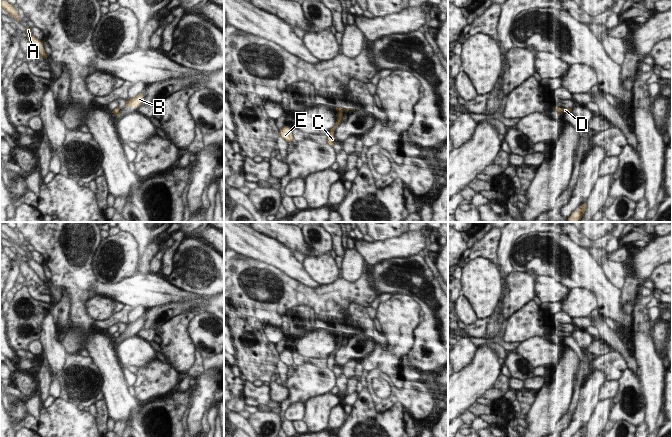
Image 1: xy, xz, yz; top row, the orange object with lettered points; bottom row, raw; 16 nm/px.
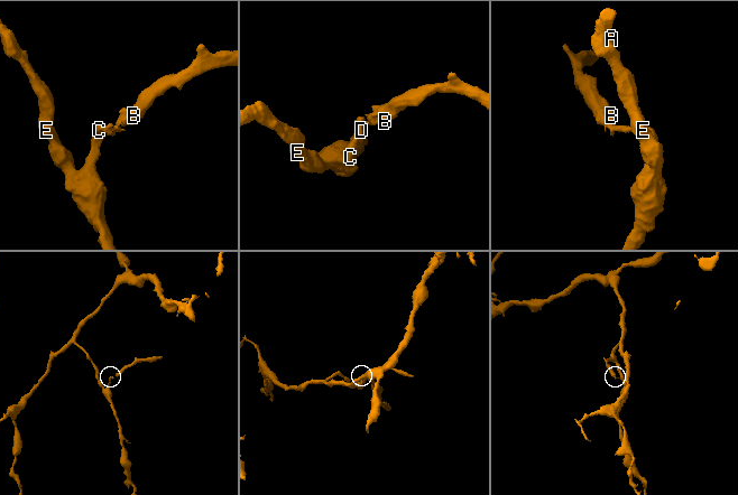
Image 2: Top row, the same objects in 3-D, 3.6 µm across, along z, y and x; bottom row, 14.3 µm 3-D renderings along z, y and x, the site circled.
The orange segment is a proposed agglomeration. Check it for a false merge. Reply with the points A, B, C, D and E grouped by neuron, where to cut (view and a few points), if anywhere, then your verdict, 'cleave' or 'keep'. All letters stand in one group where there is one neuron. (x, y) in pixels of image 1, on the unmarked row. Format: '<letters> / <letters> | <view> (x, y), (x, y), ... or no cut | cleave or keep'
A C D E / B | xy (113, 335), (115, 337), (118, 336) | cleave

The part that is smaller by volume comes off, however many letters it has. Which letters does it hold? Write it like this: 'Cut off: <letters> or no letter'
Cut off: B.

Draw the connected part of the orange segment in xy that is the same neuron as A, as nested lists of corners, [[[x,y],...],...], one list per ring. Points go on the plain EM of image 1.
[[[26,251],[25,253],[28,259],[27,260],[28,267],[36,273],[36,275],[39,277],[39,279],[42,282],[47,283],[47,278],[45,277],[44,271],[43,271],[43,265],[38,264],[32,259],[31,252]]]

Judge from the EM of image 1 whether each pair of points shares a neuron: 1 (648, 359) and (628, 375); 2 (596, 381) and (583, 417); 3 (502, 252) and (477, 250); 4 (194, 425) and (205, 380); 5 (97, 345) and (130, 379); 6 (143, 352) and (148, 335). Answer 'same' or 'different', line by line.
1: different
2: same
3: different
4: same
5: different
6: different

